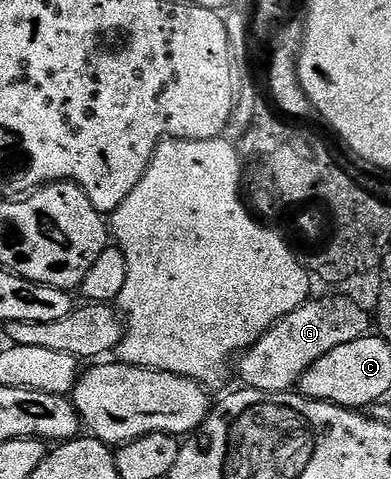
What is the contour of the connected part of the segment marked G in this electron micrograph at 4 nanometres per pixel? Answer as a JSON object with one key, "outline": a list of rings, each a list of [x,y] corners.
{"outline":[[[324,297],[321,301],[310,299],[302,307],[290,311],[290,315],[282,318],[277,325],[271,325],[250,348],[239,354],[240,377],[245,386],[267,393],[287,393],[299,386],[302,375],[322,359],[322,355],[330,355],[334,347],[342,347],[342,343],[354,343],[354,339],[362,339],[369,336],[374,321],[368,313],[356,301],[348,297]]]}

